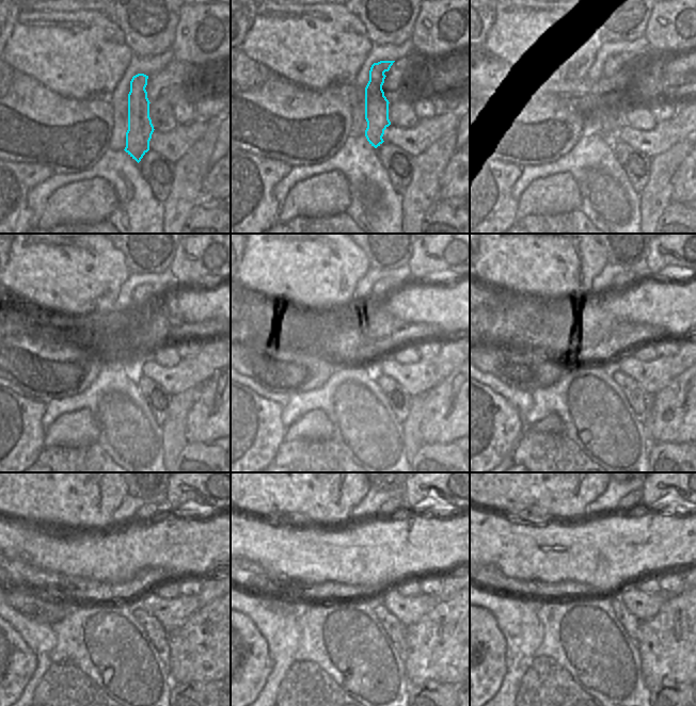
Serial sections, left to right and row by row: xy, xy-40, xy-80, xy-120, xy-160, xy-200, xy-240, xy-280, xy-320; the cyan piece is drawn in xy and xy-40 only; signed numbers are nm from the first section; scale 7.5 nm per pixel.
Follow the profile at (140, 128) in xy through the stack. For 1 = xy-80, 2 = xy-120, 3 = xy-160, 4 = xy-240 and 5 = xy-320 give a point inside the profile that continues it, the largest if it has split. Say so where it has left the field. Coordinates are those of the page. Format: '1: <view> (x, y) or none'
1: xy-80 (615, 103)
2: xy-120 (143, 298)
3: xy-160 (382, 290)
4: xy-240 (146, 514)
5: xy-320 (630, 503)

